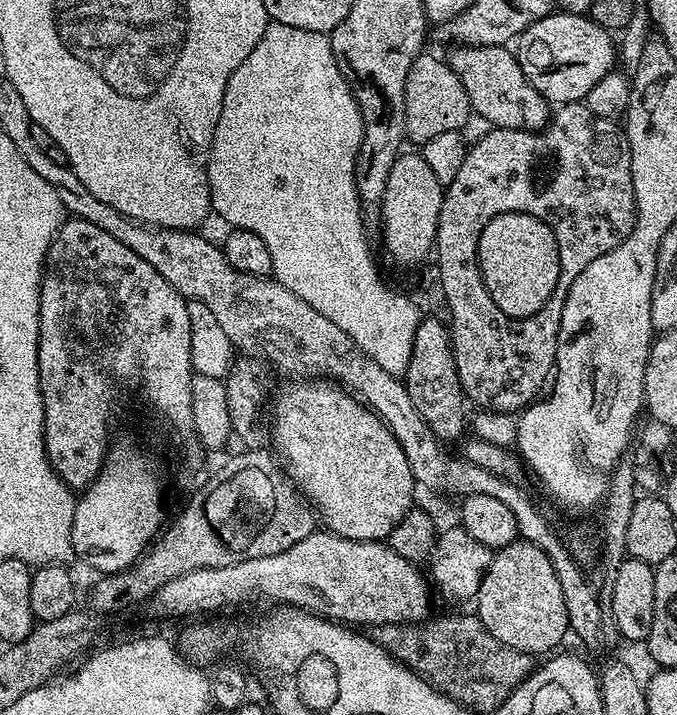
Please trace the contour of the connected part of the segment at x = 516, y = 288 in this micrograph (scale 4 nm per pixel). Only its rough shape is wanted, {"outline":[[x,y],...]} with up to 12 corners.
{"outline":[[525,212],[486,222],[476,263],[494,306],[529,320],[558,286],[554,230]]}

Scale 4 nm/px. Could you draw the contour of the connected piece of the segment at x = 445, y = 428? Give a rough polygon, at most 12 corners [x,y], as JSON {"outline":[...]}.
{"outline":[[428,315],[402,379],[418,414],[448,445],[466,397],[445,321]]}

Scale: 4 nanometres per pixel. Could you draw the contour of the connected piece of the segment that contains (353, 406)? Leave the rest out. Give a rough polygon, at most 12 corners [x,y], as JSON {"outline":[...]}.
{"outline":[[331,379],[296,382],[270,444],[323,527],[387,541],[416,479]]}

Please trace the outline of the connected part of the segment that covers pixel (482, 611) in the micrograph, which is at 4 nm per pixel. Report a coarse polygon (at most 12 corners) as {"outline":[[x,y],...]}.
{"outline":[[517,538],[493,555],[475,615],[506,646],[569,635],[550,558]]}

